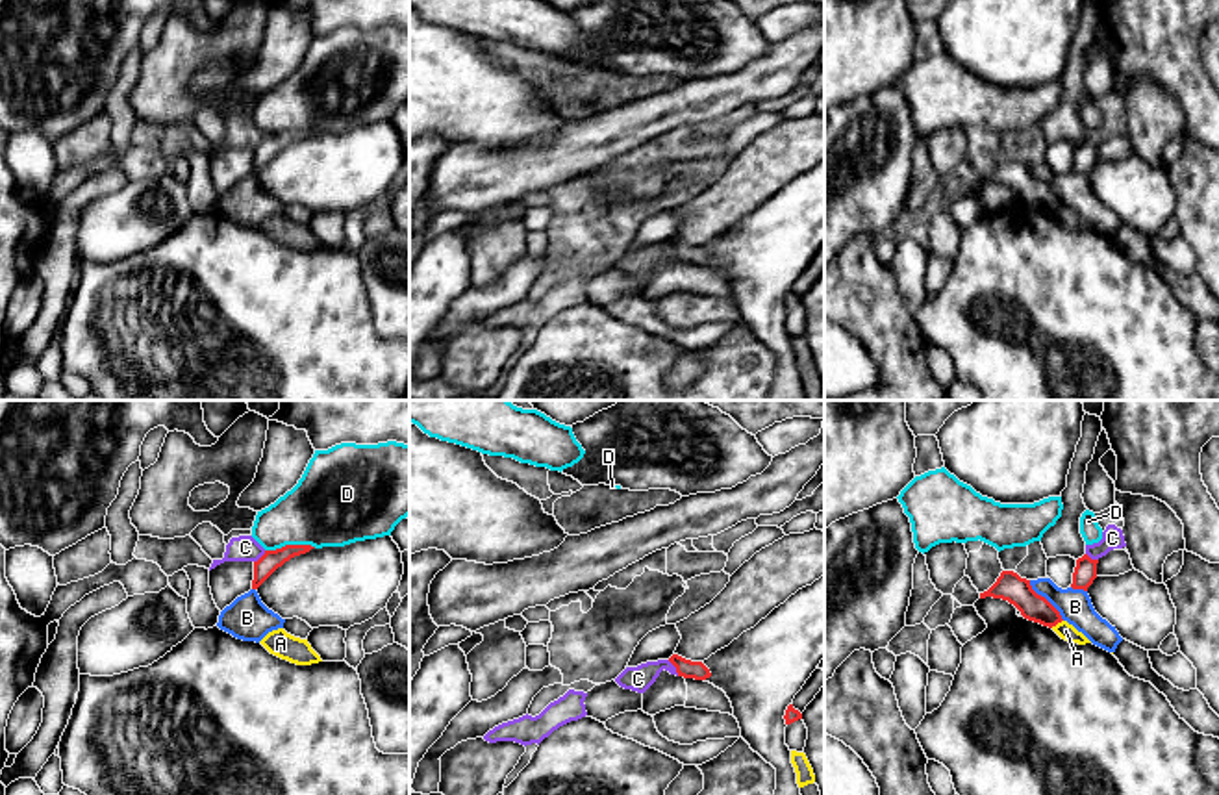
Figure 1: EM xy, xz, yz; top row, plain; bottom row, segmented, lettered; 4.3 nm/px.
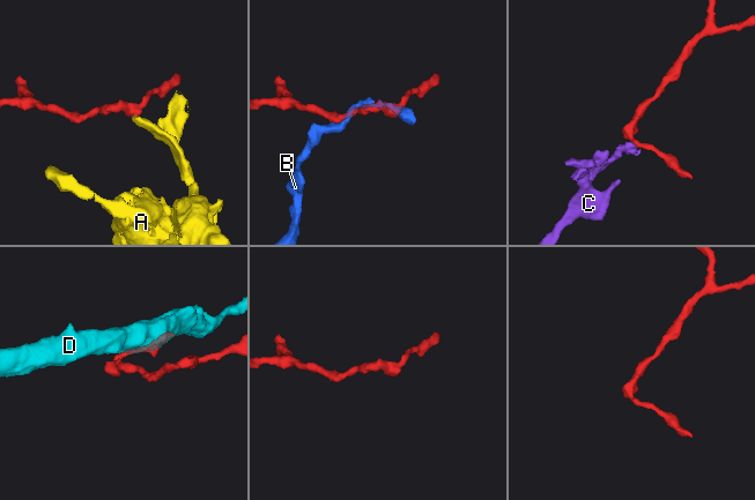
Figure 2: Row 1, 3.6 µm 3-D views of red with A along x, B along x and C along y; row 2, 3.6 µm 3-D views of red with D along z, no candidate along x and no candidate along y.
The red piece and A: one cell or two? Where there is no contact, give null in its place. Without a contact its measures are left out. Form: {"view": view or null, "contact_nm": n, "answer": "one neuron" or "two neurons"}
{"view": "yz", "contact_nm": 70, "answer": "two neurons"}

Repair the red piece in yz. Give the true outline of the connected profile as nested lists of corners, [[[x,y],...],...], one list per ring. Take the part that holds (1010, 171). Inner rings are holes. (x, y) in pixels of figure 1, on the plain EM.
[[[1002,156],[997,167],[987,176],[980,178],[980,183],[986,182],[1008,185],[1024,204],[1049,213],[1063,206],[1060,196],[1032,174],[1030,165],[1021,163],[1013,156]]]

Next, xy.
[[[285,130],[276,135],[265,135],[265,139],[254,146],[254,165],[252,174],[258,174],[278,152],[295,141],[309,137],[311,130]]]

